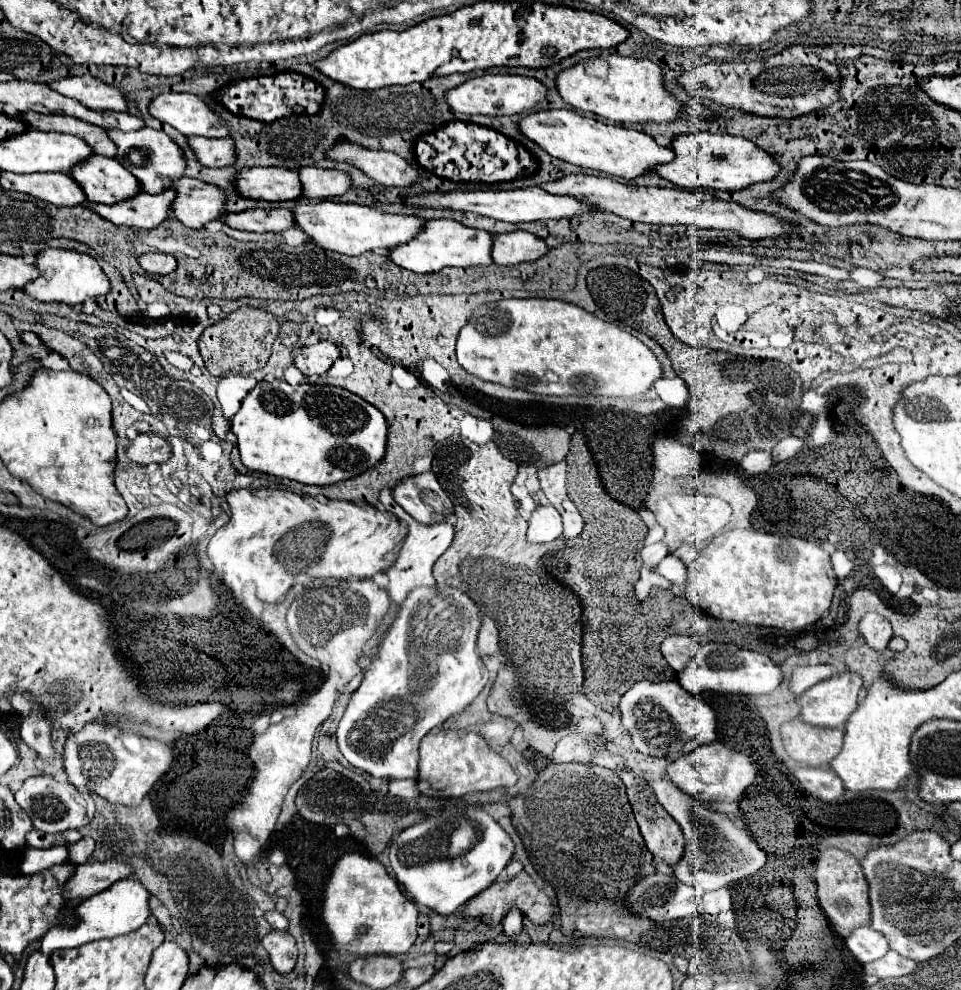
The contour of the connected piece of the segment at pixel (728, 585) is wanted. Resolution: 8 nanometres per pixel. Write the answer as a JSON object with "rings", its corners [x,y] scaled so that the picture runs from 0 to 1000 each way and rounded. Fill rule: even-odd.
{"rings":[[[786,535],[748,539],[717,572],[715,604],[734,620],[769,630],[834,637],[865,612],[871,582],[863,558],[852,549]]]}

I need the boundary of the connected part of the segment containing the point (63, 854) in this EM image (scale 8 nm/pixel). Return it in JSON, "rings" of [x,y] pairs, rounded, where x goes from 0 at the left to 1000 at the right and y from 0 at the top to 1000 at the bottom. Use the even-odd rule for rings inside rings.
{"rings":[[[57,855],[51,859],[28,857],[26,867],[22,871],[22,879],[24,879],[24,883],[36,883],[36,881],[43,881],[43,879],[55,875],[55,873],[68,871],[70,867],[72,867],[72,863],[70,863],[68,855]]]}

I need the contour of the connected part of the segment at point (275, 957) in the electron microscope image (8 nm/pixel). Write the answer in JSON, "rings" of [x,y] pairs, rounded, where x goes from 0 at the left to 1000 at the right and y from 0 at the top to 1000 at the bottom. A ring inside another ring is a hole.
{"rings":[[[282,939],[274,947],[274,958],[282,966],[282,974],[288,982],[303,982],[309,972],[309,954],[307,947],[297,939]]]}

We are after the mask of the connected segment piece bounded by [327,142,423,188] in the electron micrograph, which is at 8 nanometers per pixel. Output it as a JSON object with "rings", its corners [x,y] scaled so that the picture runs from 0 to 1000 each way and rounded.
{"rings":[[[353,143],[349,149],[340,154],[344,162],[361,162],[367,168],[376,170],[384,180],[399,188],[428,188],[440,180],[440,174],[434,166],[424,164],[411,154],[403,152],[384,152],[374,149],[363,143]]]}

